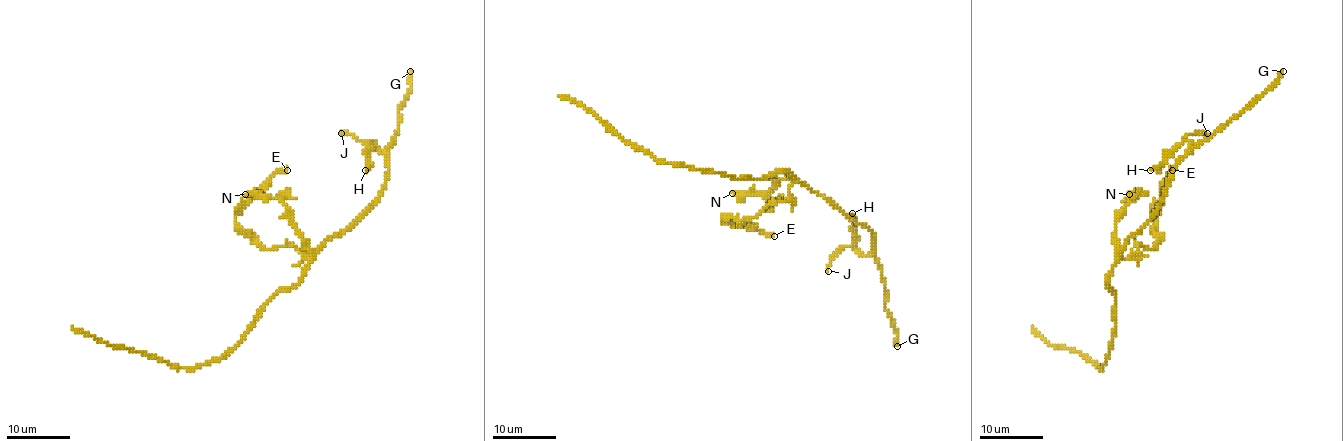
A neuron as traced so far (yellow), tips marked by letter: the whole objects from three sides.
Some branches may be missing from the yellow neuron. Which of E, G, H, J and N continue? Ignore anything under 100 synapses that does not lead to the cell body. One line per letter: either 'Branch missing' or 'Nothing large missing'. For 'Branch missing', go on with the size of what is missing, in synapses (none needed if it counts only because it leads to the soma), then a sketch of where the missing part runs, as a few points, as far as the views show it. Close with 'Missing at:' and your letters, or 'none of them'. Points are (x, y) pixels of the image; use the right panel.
E: Nothing large missing
G: Branch missing. Roughly 160 synapses
H: Nothing large missing
J: Nothing large missing
N: Nothing large missing
Missing at: G

